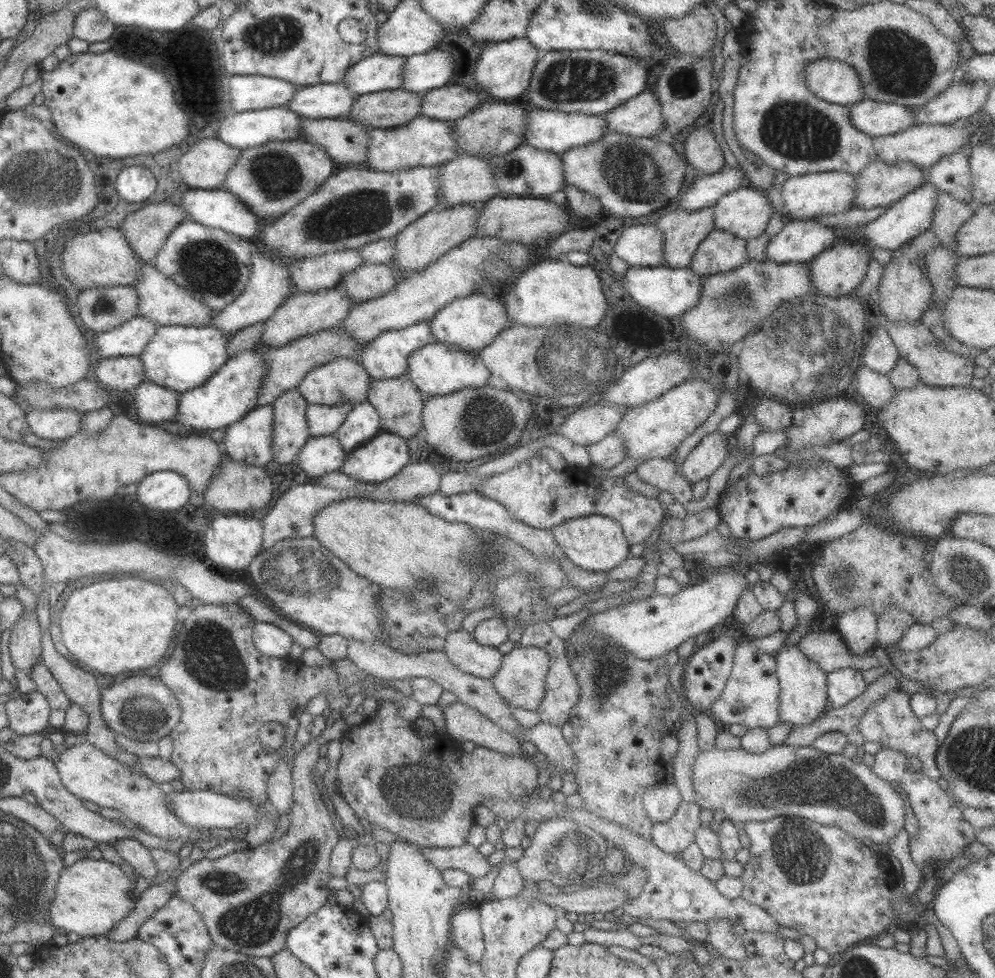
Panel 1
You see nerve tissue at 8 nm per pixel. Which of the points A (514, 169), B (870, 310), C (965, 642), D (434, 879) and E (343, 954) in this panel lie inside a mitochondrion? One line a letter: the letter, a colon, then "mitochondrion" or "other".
A: mitochondrion
B: other
C: other
D: other
E: mitochondrion

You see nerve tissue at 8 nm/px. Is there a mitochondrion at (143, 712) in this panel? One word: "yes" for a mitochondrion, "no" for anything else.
yes

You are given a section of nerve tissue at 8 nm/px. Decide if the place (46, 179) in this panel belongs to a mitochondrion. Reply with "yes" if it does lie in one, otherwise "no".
yes

